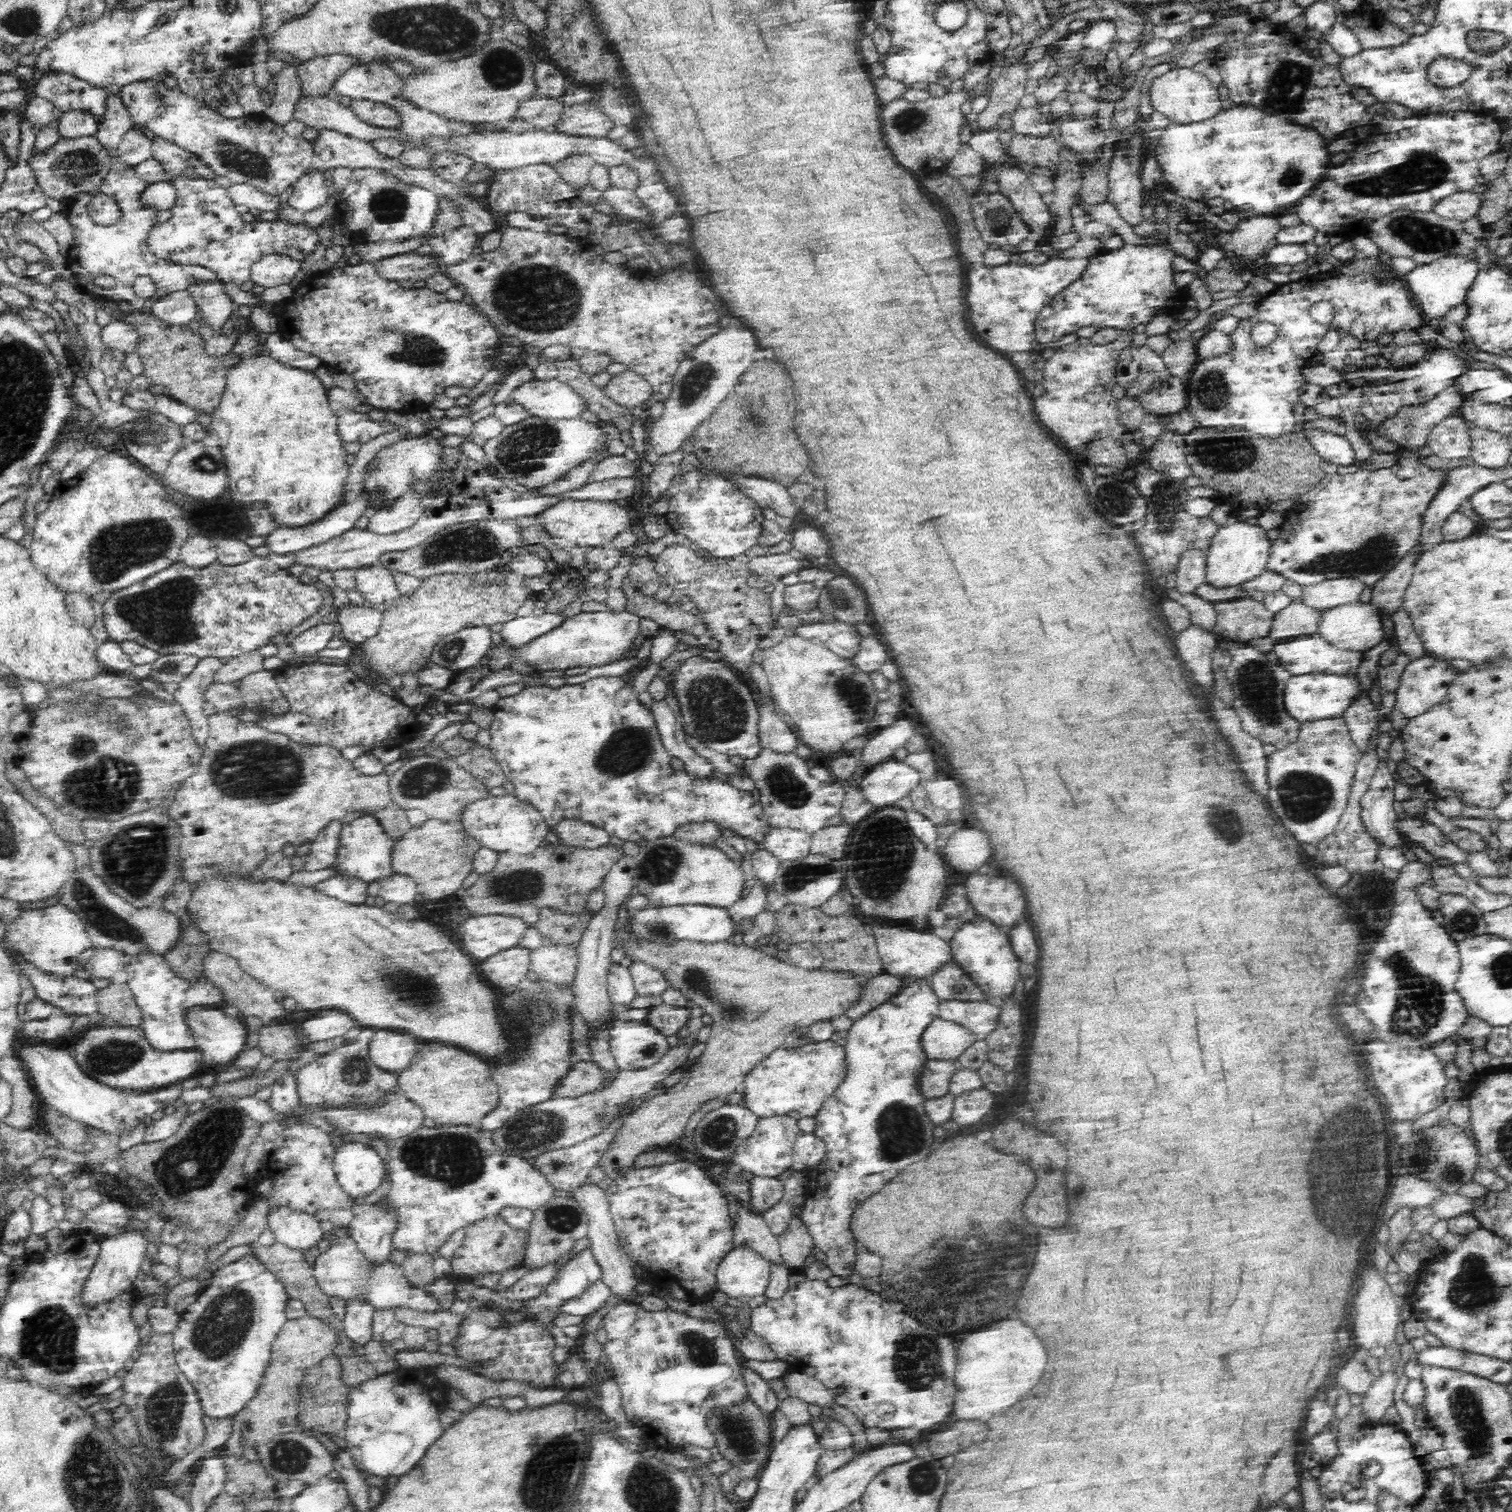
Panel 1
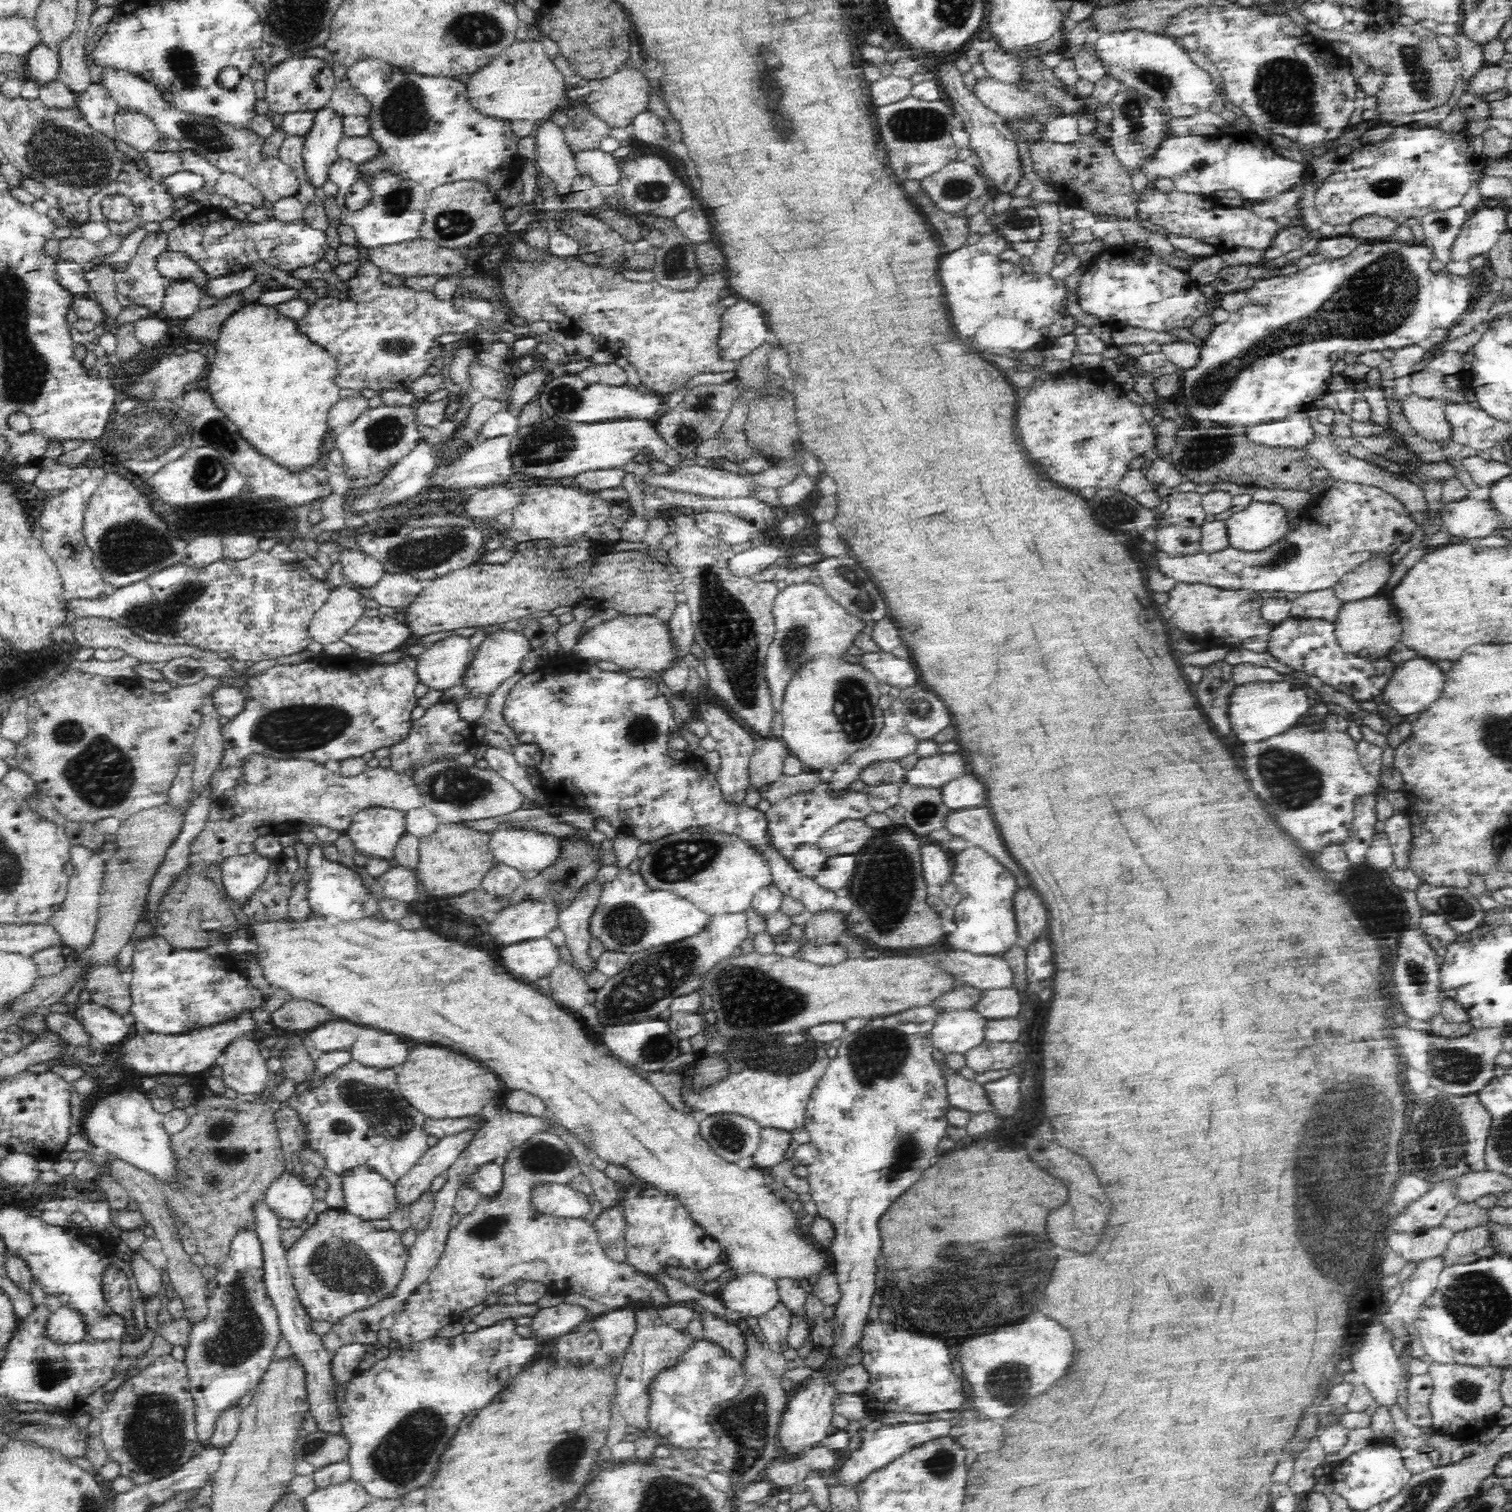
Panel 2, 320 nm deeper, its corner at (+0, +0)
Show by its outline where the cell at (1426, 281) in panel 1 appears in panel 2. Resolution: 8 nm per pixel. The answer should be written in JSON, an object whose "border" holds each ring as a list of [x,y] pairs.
{"border":[[[1502,206],[1484,207],[1471,214],[1450,248],[1451,260],[1468,265],[1472,258],[1486,256],[1506,232],[1509,211]]]}

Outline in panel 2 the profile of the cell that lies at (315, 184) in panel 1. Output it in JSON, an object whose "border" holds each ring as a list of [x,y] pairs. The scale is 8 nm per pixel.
{"border":[[[329,104],[316,111],[314,126],[306,134],[301,155],[307,183],[322,188],[329,181],[330,166],[338,160],[338,144],[343,137],[343,121]]]}

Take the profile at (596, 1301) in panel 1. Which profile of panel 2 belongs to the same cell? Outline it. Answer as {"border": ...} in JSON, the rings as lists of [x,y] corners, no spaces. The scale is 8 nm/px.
{"border":[[[560,1302],[550,1308],[541,1308],[532,1316],[530,1328],[533,1332],[532,1340],[548,1342],[554,1338],[574,1331],[578,1324],[592,1318],[588,1308],[580,1304],[566,1304]]]}

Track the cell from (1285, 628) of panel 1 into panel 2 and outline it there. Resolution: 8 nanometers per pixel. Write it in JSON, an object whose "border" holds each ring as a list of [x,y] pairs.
{"border":[[[1333,588],[1307,592],[1292,601],[1291,618],[1298,620],[1326,620],[1333,622],[1343,605]]]}

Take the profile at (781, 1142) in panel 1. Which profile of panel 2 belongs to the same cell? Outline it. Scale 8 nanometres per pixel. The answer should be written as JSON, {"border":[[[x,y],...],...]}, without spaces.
{"border":[[[761,1128],[759,1145],[754,1153],[754,1166],[769,1171],[784,1160],[784,1154],[793,1140],[792,1132],[781,1128]]]}

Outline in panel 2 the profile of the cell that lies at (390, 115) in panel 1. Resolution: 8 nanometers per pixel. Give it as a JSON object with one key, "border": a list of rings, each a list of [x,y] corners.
{"border":[[[345,77],[336,80],[336,88],[329,102],[340,116],[363,116],[368,119],[372,112],[370,101],[360,95]]]}

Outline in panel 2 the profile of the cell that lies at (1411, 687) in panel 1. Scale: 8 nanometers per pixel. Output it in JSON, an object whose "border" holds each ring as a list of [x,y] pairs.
{"border":[[[1416,657],[1397,663],[1394,674],[1390,677],[1383,690],[1383,703],[1388,708],[1395,709],[1401,716],[1409,716],[1424,711],[1430,707],[1441,695],[1445,688],[1445,671],[1435,660]]]}

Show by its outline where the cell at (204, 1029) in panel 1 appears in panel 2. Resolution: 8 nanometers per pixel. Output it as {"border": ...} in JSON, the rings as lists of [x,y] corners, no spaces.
{"border":[[[242,1035],[230,1041],[230,1044],[223,1050],[226,1061],[223,1064],[222,1080],[228,1085],[230,1094],[260,1094],[267,1086],[269,1072],[266,1066],[266,1059],[260,1055],[260,1045],[257,1041]]]}

